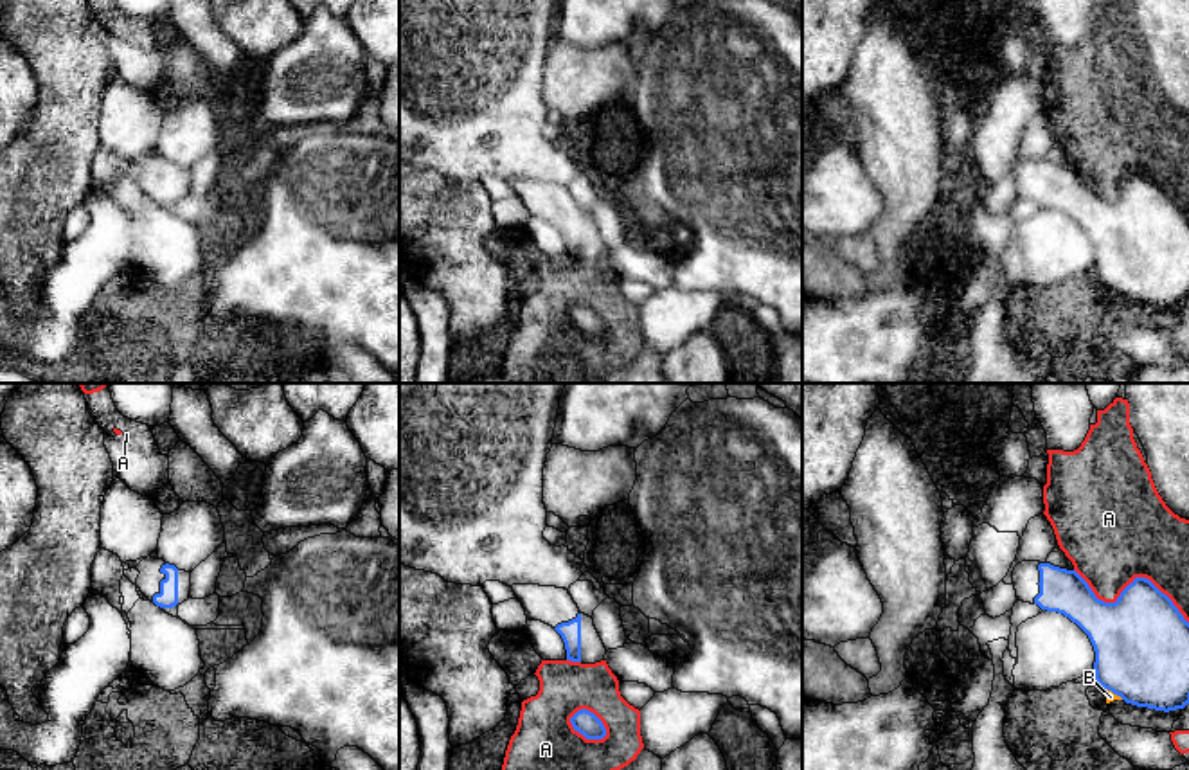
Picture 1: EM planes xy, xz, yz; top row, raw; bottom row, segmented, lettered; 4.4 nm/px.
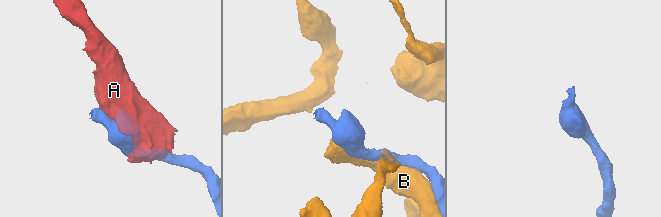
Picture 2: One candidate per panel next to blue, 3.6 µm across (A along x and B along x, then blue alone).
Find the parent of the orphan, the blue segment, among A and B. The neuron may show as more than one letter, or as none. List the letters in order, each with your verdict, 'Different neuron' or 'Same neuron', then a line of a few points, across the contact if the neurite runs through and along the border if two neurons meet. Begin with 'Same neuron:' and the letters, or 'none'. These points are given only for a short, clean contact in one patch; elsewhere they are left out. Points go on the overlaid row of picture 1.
Same neuron: none
A: Different neuron
B: Different neuron

